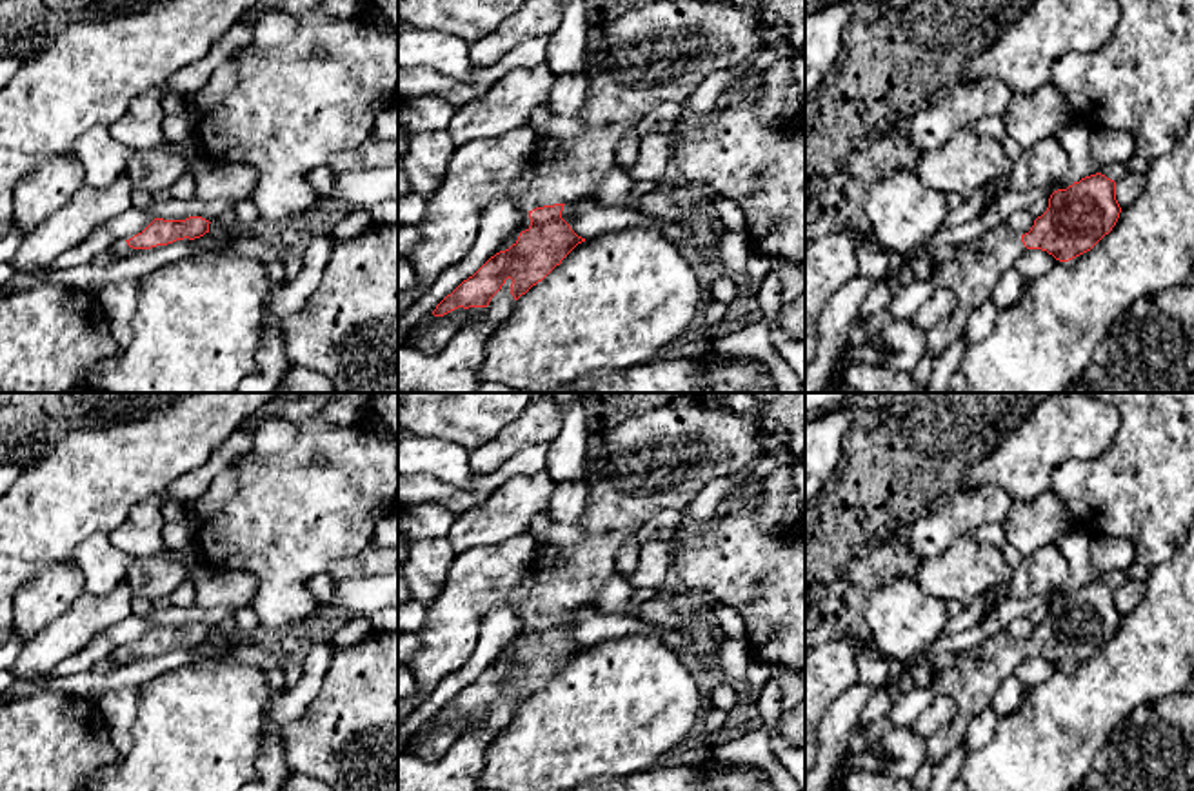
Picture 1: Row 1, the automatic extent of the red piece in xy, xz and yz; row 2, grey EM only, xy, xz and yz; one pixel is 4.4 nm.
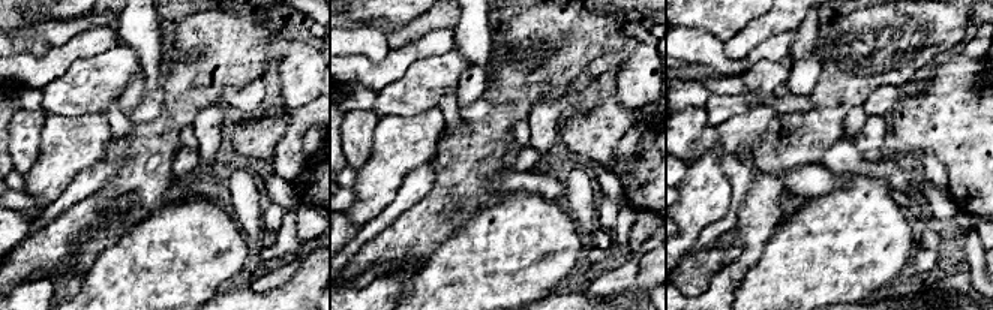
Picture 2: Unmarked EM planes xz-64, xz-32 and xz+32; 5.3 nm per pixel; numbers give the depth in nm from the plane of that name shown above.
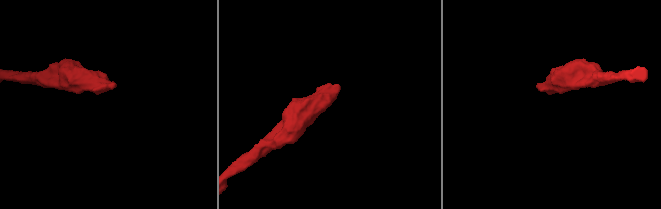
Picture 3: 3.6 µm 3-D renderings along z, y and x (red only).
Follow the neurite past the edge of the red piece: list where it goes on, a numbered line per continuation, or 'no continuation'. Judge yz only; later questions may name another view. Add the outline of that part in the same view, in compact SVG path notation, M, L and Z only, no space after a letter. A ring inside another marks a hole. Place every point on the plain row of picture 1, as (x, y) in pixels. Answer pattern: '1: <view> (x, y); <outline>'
1: yz (971, 682); M1005 629L956 655L947 669L934 671L930 689L940 698L949 698L956 715L927 738L929 762L938 766L949 751L963 744L969 724L990 707L1001 680L1014 675L1025 656L1021 642Z

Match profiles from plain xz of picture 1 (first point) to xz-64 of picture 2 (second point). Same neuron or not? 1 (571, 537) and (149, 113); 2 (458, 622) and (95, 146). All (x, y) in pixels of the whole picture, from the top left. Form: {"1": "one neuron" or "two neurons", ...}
{"1": "one neuron", "2": "one neuron"}

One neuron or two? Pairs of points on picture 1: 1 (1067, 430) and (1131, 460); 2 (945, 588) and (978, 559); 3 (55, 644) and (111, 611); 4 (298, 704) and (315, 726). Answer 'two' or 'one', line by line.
1: two
2: one
3: one
4: two

